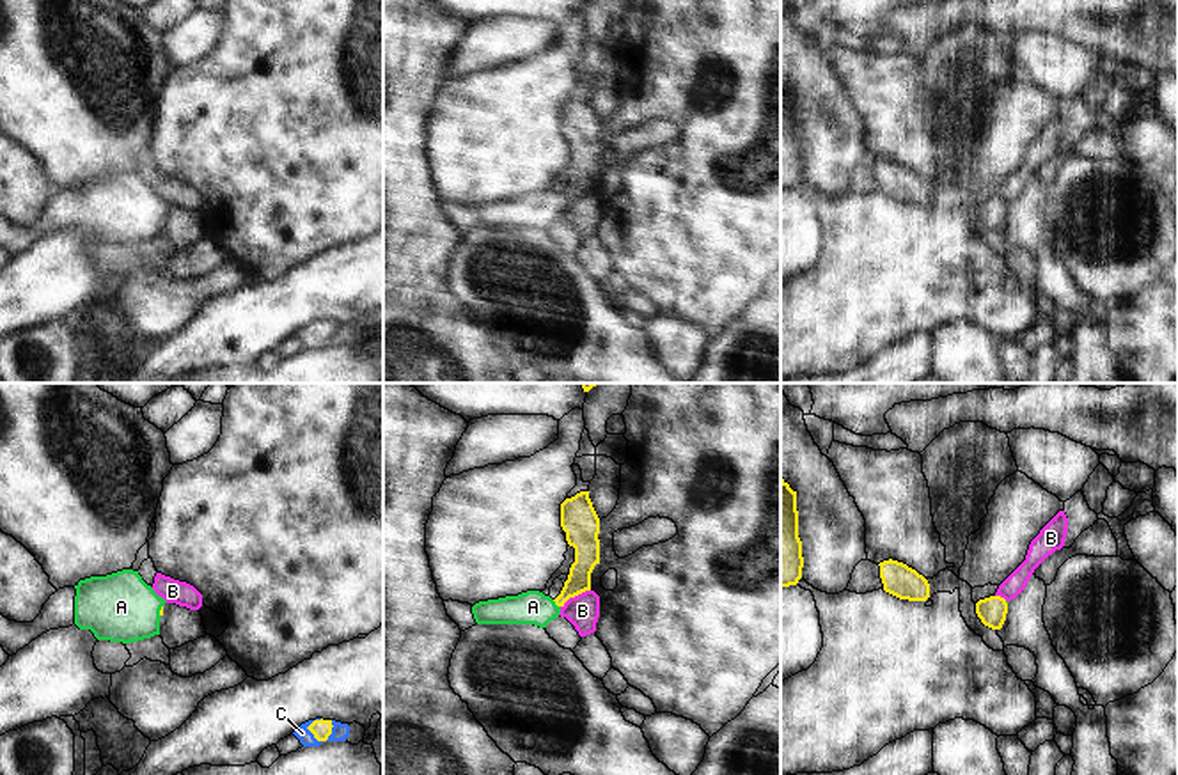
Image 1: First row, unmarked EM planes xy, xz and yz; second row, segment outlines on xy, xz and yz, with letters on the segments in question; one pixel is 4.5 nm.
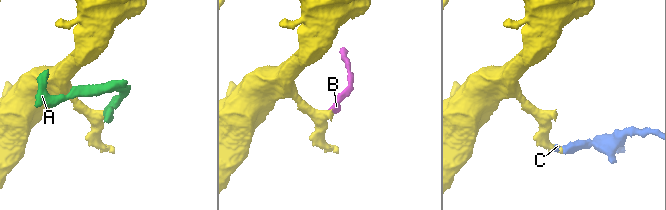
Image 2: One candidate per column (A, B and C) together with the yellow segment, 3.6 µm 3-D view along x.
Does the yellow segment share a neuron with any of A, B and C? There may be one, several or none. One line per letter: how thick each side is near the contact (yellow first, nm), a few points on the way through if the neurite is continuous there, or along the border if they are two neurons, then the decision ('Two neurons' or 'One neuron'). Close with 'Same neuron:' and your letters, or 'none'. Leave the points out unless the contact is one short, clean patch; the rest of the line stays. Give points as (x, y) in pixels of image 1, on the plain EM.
A: Thickness 110 nm (yellow) against 160 nm. Path across: xz (586, 160), (579, 183), (556, 206), (533, 210). One neuron
B: Thickness 120 nm (yellow) against 150 nm. Boundary: xz (589, 192), (572, 199), (561, 210). Two neurons
C: Thickness 90 nm (yellow) against 70 nm. Path across: xy (321, 332), (309, 332), (302, 336). One neuron
Same neuron: A, C.

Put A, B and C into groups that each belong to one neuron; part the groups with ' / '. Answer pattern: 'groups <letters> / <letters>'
groups A C / B

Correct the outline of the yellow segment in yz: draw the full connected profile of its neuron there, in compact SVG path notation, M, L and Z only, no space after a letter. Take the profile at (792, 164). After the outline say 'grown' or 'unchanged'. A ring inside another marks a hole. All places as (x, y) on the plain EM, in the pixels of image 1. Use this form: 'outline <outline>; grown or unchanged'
outline M781 80L781 192L797 188L802 181L802 170L797 94Z; unchanged

